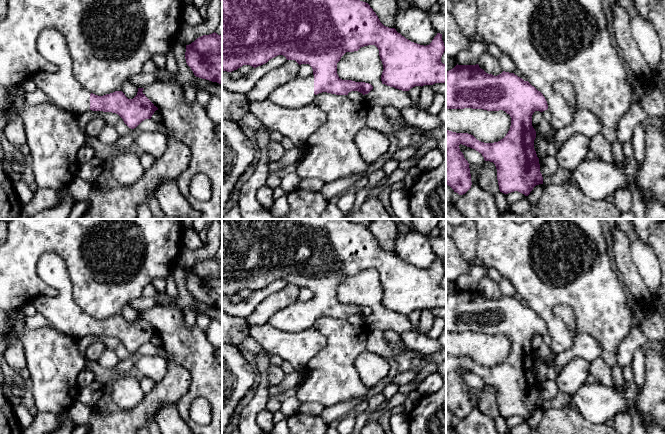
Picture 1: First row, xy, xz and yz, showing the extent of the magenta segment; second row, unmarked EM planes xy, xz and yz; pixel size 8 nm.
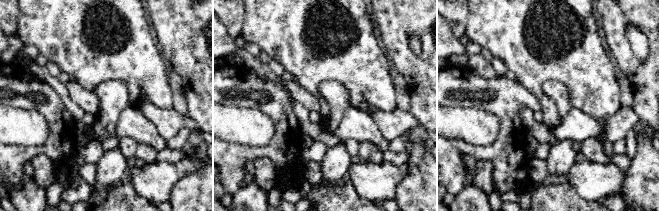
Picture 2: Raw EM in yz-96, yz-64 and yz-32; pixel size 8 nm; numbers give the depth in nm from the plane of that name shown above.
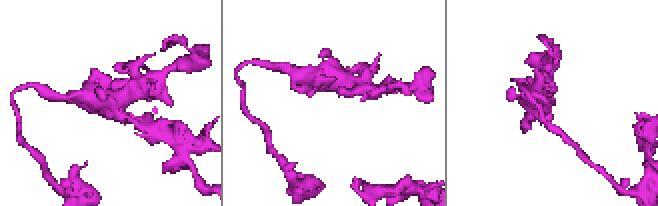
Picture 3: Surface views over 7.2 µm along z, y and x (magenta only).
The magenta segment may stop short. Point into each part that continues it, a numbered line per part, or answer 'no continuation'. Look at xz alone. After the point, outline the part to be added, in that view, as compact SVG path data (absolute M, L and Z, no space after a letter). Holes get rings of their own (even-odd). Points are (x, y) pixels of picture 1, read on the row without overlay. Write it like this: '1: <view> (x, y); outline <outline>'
1: xz (298, 316); outline M314 299L296 301L272 316L267 324L288 332L299 332L314 325Z

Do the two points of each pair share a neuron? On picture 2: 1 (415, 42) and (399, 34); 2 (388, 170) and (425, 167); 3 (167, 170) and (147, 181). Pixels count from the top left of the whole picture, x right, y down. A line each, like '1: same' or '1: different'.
1: different
2: different
3: same

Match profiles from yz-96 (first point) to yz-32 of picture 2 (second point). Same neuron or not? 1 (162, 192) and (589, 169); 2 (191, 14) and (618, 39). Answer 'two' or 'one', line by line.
1: one
2: one

